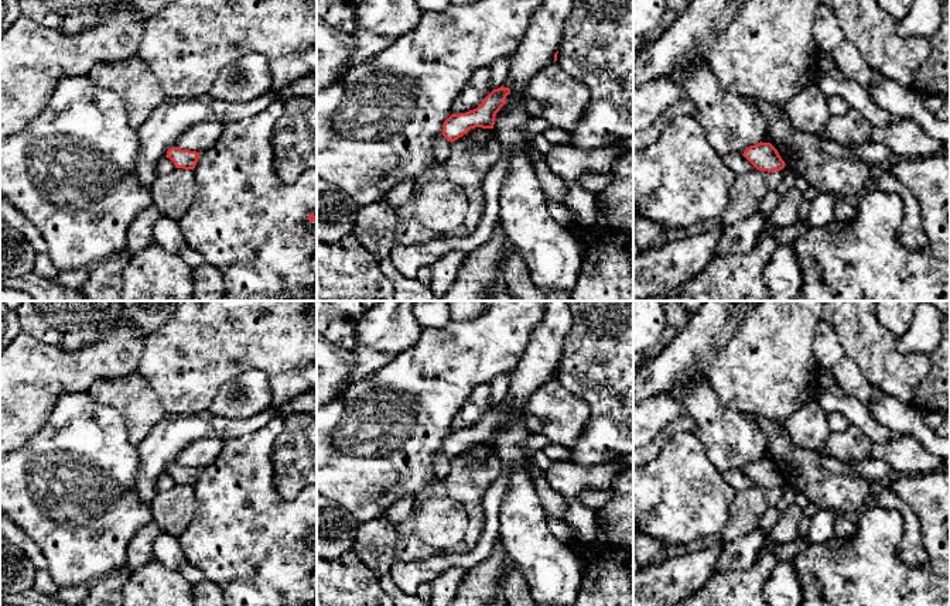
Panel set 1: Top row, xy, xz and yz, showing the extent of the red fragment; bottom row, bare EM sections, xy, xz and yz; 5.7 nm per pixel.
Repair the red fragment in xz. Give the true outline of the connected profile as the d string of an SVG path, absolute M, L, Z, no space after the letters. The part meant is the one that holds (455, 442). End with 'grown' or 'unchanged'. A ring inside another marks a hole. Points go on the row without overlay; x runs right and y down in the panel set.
M509 404L493 405L482 420L467 429L451 431L442 441L442 448L433 459L433 470L440 480L445 479L451 470L451 461L467 451L471 445L493 445L495 432L506 420Z; grown

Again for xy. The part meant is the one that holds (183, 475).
M171 463L165 473L174 479L175 485L194 486L198 479L199 469Z; unchanged

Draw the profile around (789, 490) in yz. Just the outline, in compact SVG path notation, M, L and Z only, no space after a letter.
M785 482L783 486L780 486L782 489L782 499L778 503L776 509L780 513L785 513L785 510L794 503L796 494L799 493L797 487L789 482Z

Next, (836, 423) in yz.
M838 412L827 414L827 427L830 432L843 432L848 425L850 422L844 415Z

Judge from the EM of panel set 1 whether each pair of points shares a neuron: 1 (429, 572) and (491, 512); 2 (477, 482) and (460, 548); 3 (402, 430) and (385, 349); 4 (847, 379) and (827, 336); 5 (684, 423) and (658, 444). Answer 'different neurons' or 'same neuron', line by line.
1: same neuron
2: same neuron
3: different neurons
4: same neuron
5: same neuron

